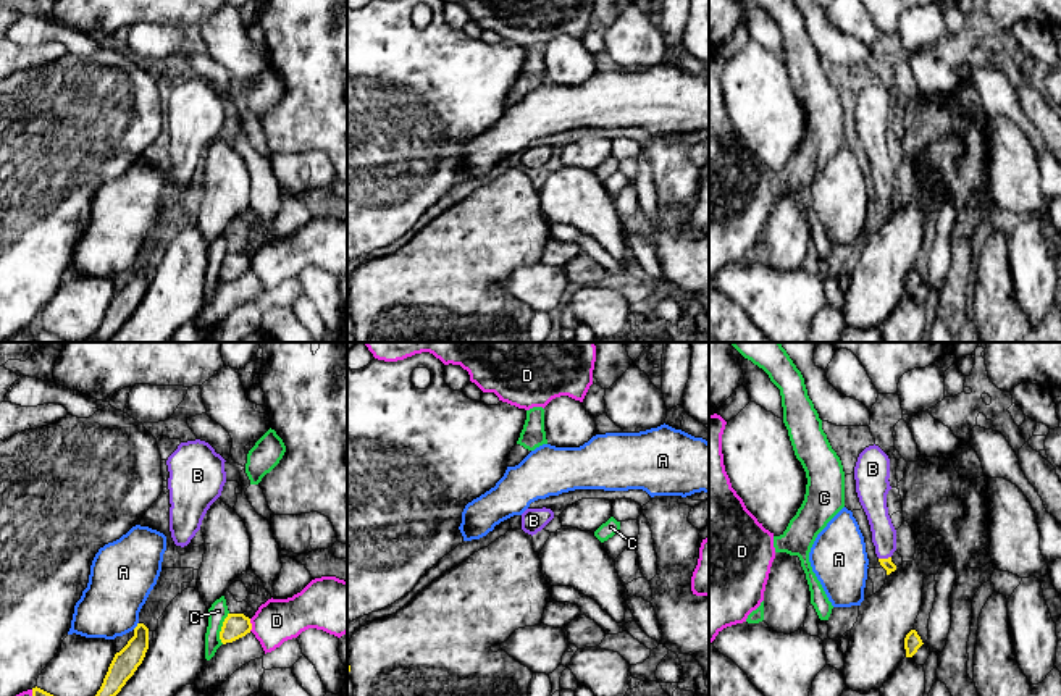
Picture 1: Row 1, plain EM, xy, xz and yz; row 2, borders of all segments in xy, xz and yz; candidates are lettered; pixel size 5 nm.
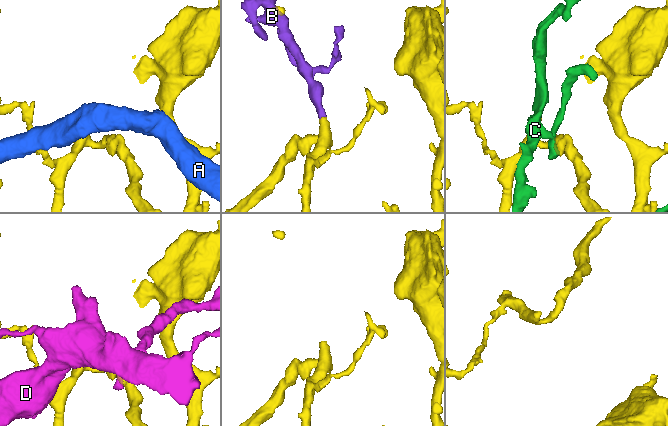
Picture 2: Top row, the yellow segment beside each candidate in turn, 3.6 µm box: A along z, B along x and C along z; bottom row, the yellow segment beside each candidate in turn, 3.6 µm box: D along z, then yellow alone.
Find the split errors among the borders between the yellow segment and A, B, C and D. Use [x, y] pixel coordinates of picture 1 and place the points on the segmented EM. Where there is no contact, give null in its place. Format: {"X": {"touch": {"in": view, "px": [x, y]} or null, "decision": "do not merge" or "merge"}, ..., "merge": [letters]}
{"A": {"touch": {"in": "xy", "px": [138, 625]}, "decision": "do not merge"}, "B": {"touch": {"in": "yz", "px": [884, 559]}, "decision": "merge"}, "C": {"touch": {"in": "xy", "px": [222, 628]}, "decision": "do not merge"}, "D": {"touch": {"in": "xy", "px": [251, 625]}, "decision": "do not merge"}, "merge": ["B"]}

